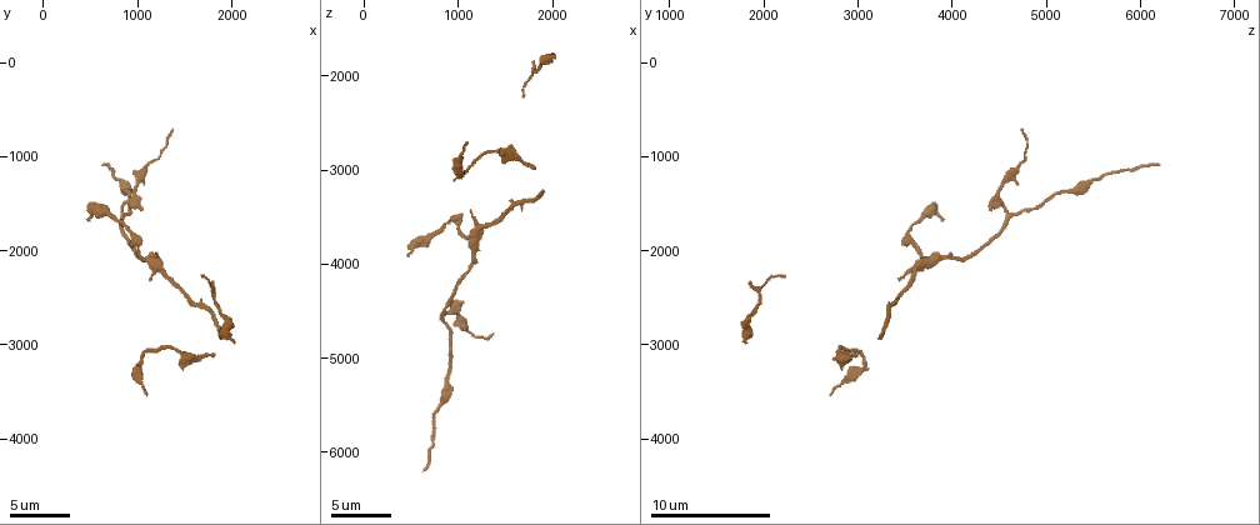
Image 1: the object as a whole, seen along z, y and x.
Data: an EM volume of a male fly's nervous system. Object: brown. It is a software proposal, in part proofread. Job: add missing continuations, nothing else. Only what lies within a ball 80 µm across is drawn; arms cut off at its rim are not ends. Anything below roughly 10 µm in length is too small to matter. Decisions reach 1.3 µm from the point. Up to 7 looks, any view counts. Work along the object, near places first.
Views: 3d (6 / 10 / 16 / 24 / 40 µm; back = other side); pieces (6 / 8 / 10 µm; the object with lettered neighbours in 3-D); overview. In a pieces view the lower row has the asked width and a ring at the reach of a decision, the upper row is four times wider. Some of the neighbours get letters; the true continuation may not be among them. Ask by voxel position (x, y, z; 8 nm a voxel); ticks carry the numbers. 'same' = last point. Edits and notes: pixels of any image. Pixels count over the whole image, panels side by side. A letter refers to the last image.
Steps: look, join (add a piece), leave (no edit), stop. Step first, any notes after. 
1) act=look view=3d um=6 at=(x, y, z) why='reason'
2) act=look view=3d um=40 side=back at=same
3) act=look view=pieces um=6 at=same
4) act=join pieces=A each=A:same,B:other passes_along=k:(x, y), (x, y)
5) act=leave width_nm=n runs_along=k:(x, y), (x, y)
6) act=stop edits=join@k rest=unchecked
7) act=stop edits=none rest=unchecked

act=look view=pieces um=8 at=(1120, 2280, 3440) why='branch stops here'

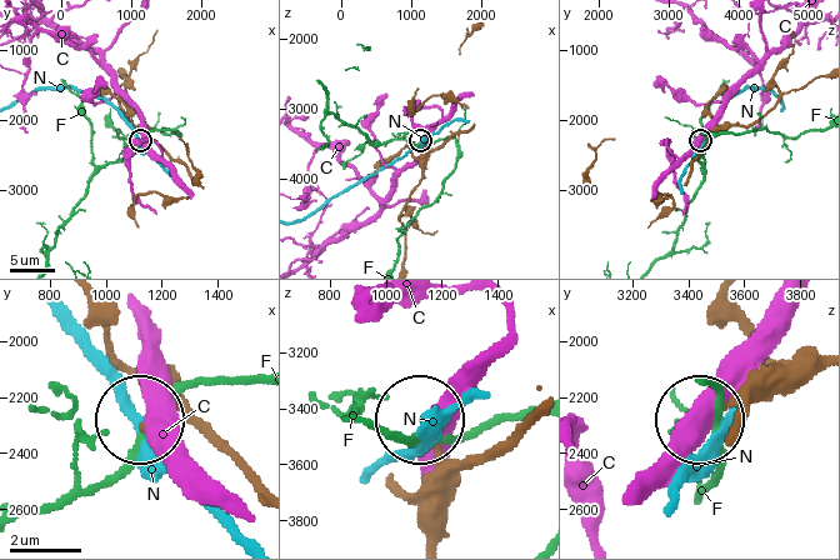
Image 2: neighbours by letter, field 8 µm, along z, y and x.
act=leave each=C:other,F:other,N:other found='none of them fits'

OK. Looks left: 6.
act=look view=3d um=10 at=(1700, 2260, 2220) why='end of a long branch'

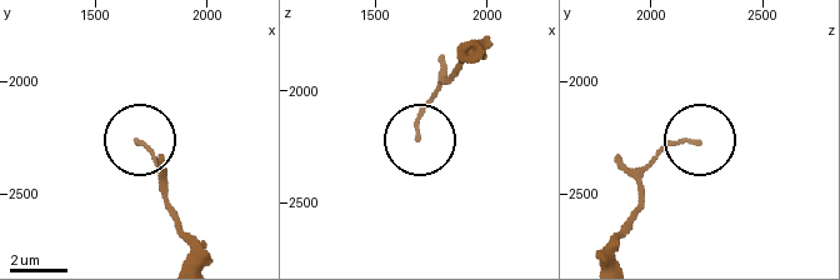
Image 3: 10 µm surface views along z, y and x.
act=look view=pieces um=6 at=(1690, 2270, 2210) why='see the neighbours'

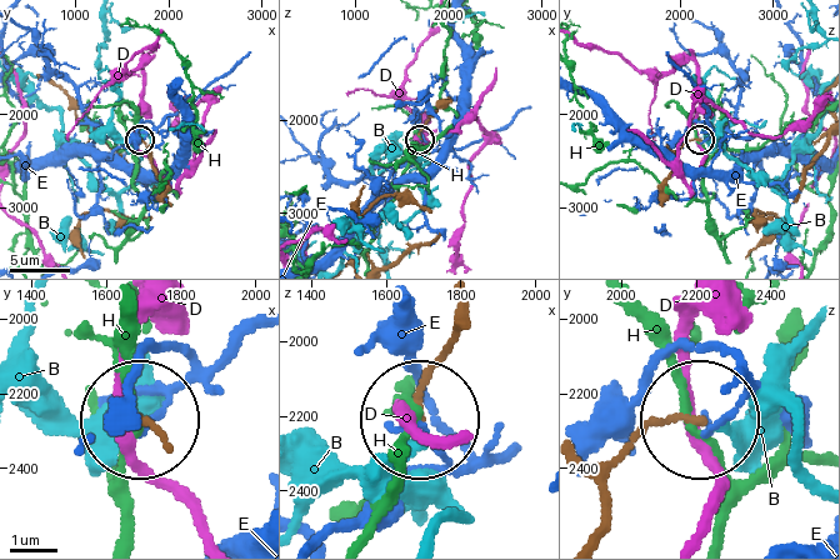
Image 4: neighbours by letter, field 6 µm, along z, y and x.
act=leave each=B:other,D:other,E:other,H:other found='no lettered piece goes on from it'

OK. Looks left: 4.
act=look view=3d um=10 at=(480, 1660, 3900) why='an open end'

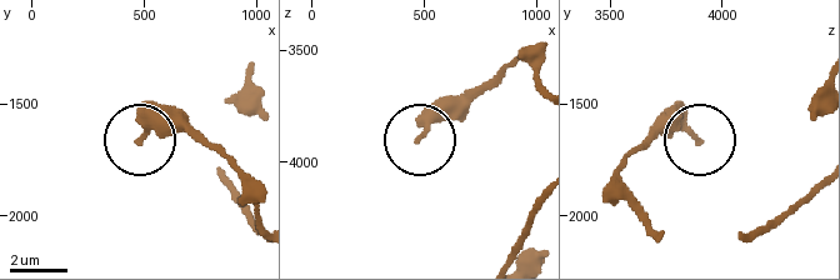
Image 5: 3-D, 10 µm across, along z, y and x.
act=look view=pieces um=6 at=(480, 1660, 3890)

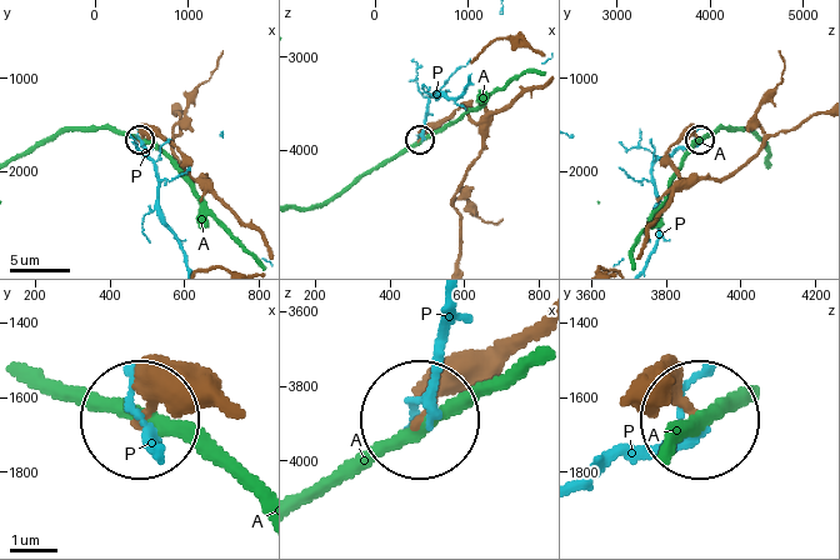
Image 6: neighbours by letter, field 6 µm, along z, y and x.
act=leave width_nm=150 each=A:other,P:other runs_along=6:(528, 325), (424, 418) found='none of them fits'

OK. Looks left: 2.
act=stop edits=none rest=unchecked

